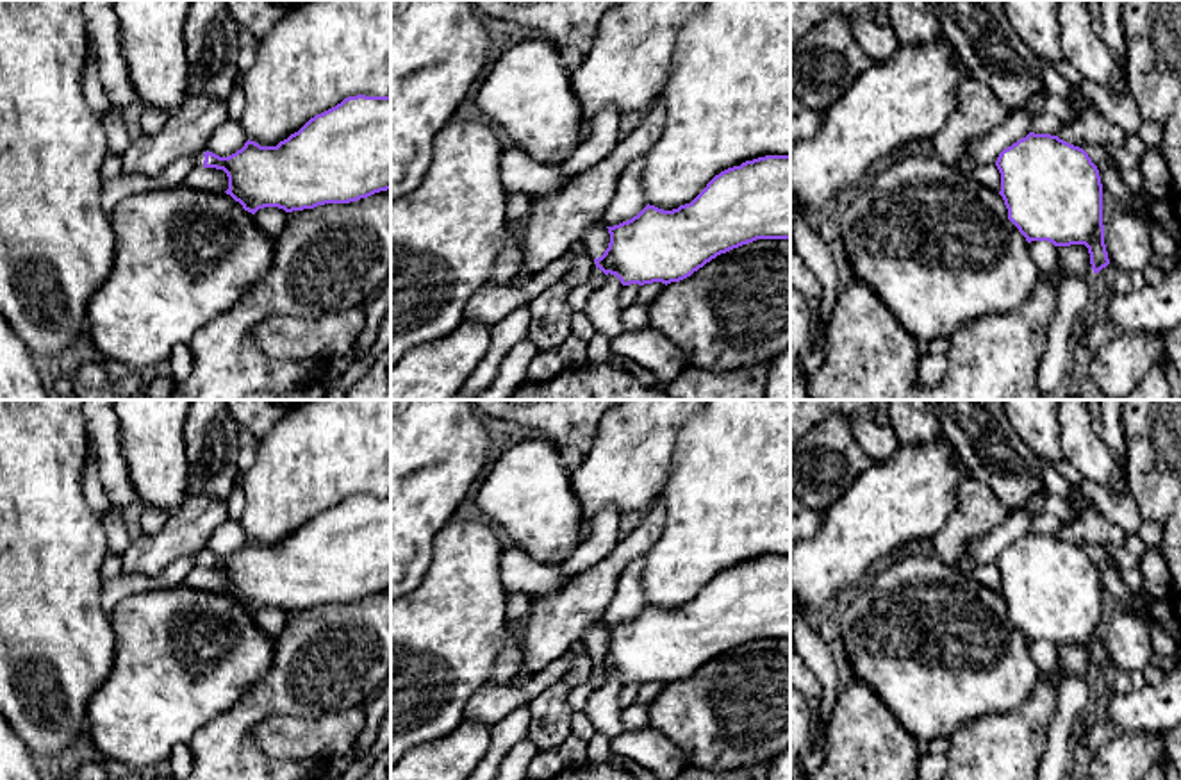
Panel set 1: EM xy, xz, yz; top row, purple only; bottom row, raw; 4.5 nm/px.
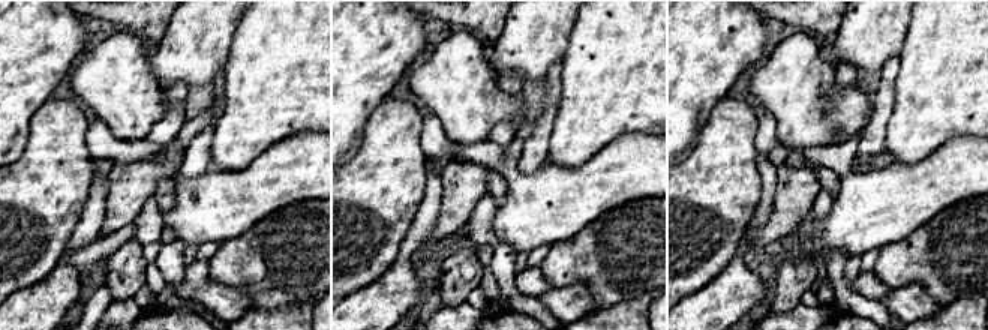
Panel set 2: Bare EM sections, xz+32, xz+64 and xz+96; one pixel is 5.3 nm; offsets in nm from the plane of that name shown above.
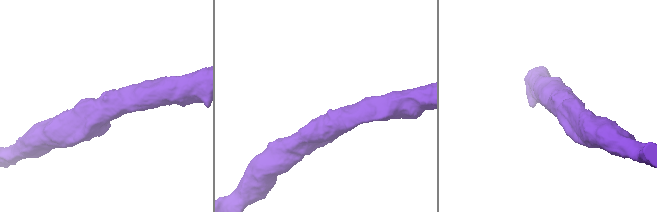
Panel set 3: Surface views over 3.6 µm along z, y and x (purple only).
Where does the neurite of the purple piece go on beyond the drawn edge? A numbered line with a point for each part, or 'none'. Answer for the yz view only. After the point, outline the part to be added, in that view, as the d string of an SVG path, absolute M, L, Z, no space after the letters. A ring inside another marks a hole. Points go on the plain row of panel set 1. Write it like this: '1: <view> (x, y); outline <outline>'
none

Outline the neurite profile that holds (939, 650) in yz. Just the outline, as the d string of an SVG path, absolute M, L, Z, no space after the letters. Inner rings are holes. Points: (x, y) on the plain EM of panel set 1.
M906 553L871 577L838 612L838 628L853 675L863 680L921 743L951 737L965 723L1015 710L1035 693L1042 676L1026 637L1008 619L1003 596L933 553Z

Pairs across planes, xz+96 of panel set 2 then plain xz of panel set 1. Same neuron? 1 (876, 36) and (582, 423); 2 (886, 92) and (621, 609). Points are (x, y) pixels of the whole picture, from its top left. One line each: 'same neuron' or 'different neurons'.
1: different neurons
2: same neuron

